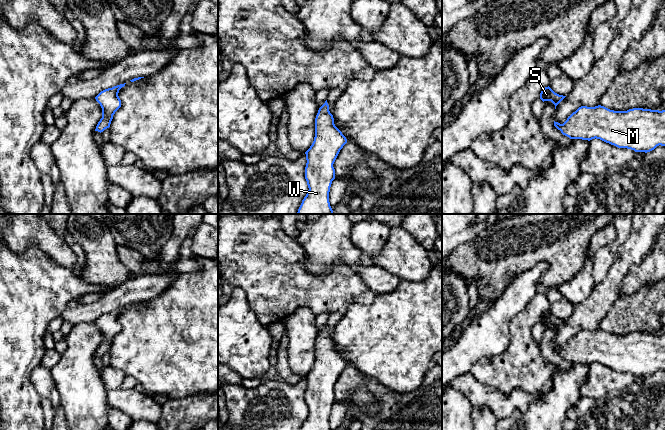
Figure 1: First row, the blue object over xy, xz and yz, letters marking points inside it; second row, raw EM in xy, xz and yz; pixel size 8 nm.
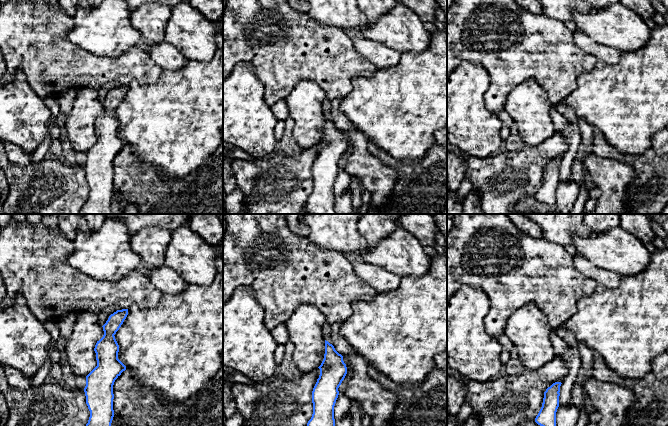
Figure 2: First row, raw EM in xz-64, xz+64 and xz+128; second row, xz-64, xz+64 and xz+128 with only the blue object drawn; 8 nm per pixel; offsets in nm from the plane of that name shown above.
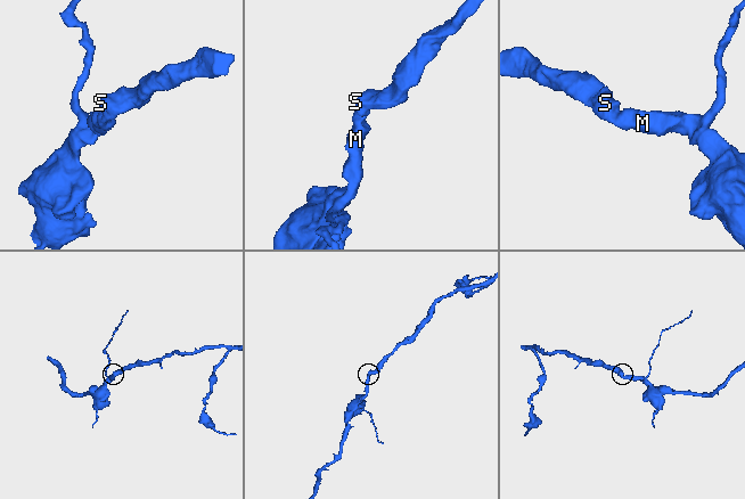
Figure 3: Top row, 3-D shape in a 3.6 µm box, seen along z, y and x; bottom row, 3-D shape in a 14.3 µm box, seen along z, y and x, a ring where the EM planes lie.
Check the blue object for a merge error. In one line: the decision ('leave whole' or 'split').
leave whole

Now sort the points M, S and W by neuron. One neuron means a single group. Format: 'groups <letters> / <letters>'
groups M S W

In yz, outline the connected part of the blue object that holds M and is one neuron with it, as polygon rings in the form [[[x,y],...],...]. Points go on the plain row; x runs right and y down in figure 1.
[[[581,330],[567,344],[554,350],[570,363],[600,363],[618,372],[627,372],[635,376],[650,376],[657,370],[665,370],[665,334],[633,332],[627,335],[614,335],[604,330]]]

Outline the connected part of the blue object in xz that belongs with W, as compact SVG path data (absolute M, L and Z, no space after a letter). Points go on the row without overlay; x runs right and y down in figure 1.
M326 324L315 342L314 365L305 376L305 403L309 414L300 430L330 430L329 416L335 403L333 388L346 367L346 361L334 348Z

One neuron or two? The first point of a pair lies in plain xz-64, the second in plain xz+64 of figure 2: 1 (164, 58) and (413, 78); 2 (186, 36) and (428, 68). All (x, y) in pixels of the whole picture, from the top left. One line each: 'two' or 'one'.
1: two
2: two

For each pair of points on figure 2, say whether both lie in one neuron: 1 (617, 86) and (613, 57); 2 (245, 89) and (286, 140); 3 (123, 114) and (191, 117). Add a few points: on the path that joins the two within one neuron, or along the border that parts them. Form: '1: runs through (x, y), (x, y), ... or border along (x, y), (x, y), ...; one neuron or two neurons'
1: border along (621, 52), (616, 63), (598, 60); two neurons
2: border along (278, 141), (277, 149); two neurons
3: runs through (140, 114), (153, 117), (174, 117); one neuron

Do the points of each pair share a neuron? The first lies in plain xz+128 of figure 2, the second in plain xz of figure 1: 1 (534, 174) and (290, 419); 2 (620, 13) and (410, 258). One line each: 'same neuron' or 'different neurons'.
1: same neuron
2: same neuron

